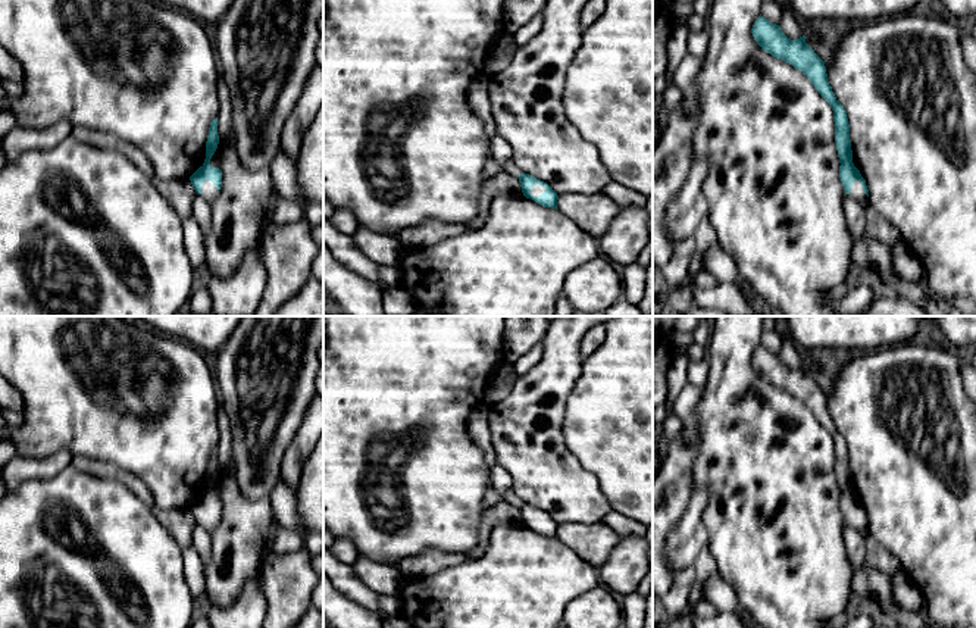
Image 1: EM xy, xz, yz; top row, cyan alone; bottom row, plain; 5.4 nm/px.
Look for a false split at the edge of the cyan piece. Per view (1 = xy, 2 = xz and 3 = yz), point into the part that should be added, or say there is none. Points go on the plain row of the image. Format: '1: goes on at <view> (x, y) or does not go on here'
1: does not go on here
2: does not go on here
3: does not go on here

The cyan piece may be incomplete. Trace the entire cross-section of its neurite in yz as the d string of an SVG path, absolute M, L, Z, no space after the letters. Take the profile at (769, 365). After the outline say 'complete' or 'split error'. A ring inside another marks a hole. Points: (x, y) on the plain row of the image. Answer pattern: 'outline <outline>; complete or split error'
outline M761 344L754 352L751 363L764 381L801 400L810 409L819 424L830 434L833 440L836 479L841 493L839 507L845 524L851 522L854 510L860 510L866 525L869 527L866 509L853 493L847 441L836 429L832 416L828 412L825 391L805 372L805 365L791 369L782 362L779 354L769 352Z; complete

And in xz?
outline M522 502L519 506L522 522L526 528L534 529L535 532L557 538L557 522L544 510L537 509L535 506Z; complete

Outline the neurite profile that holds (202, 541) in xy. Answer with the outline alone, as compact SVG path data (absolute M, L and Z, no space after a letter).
M200 524L194 525L193 546L200 554L203 565L207 563L212 556L212 538L210 534Z

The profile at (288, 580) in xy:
M304 547L293 553L269 553L260 578L268 604L262 628L291 628L312 607L319 575Z

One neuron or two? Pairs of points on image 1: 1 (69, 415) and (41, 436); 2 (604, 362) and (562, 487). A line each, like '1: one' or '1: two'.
1: one
2: two

